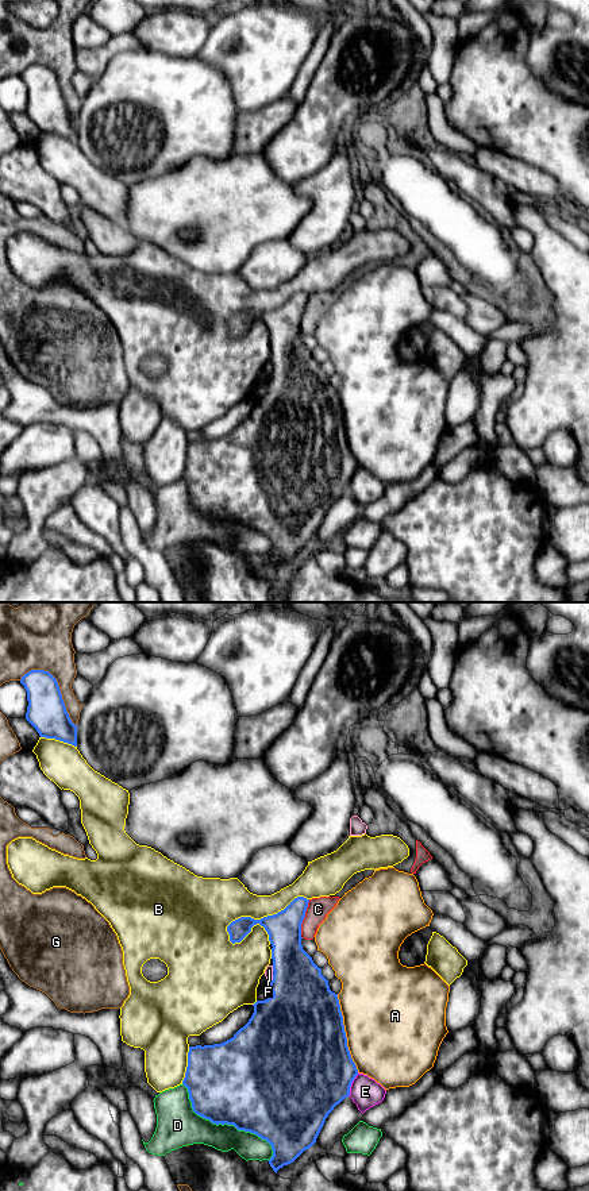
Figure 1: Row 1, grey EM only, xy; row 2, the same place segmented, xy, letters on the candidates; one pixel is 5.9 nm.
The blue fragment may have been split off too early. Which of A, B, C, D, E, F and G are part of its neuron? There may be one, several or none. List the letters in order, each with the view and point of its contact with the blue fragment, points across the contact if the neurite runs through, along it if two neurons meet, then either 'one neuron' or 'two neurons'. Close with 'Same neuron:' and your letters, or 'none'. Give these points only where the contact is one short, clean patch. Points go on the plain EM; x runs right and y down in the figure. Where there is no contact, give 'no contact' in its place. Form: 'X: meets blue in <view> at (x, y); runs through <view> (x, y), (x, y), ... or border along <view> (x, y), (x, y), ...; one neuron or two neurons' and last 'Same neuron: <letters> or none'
A: meets blue in xy at (345, 428); two neurons
B: meets blue in xy at (261, 313); two neurons
C: meets blue in xy at (304, 311); two neurons
D: meets blue in xy at (224, 517); two neurons
E: meets blue in xy at (350, 480); two neurons
F: meets blue in xy at (273, 373); border along xy (273, 369), (269, 377); two neurons
G: meets blue in xy at (57, 80); two neurons
Same neuron: none

